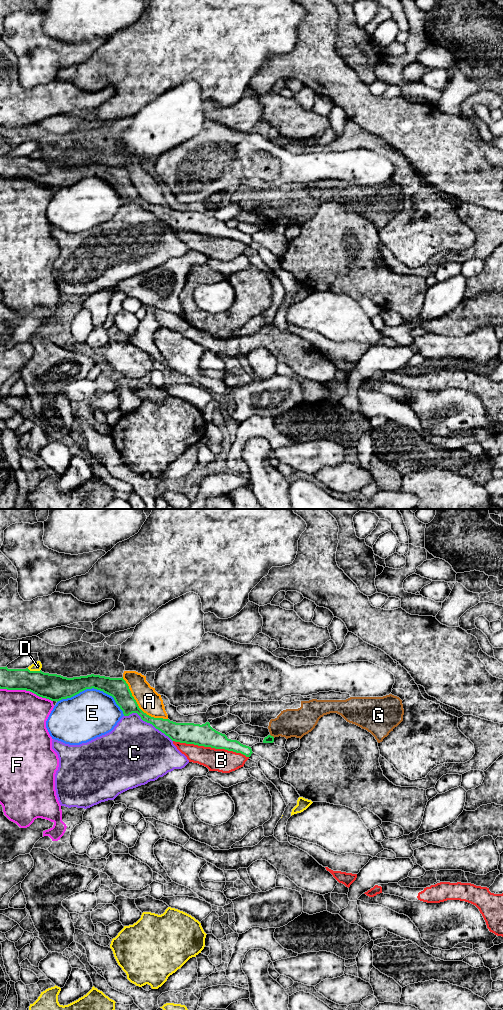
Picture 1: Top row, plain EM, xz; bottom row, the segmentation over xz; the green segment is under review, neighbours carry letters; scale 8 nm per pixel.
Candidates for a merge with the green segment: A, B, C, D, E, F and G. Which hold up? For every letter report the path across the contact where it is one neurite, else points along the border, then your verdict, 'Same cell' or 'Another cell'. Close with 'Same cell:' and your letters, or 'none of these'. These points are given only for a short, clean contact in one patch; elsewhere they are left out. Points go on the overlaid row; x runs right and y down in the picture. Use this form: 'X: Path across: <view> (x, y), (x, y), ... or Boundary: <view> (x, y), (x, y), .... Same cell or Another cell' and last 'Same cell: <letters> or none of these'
A: Another cell
B: Another cell
C: Another cell
D: Another cell
E: Another cell
F: Another cell
G: Boundary: xz (270, 734), (274, 737). Another cell
Same cell: none of these

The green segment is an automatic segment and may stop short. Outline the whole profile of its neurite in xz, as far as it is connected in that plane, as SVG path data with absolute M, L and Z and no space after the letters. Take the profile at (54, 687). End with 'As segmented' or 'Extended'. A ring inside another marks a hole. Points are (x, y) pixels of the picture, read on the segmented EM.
M0 667L0 689L26 690L51 701L71 698L86 689L97 689L112 696L124 716L137 713L141 719L152 724L172 741L198 746L225 749L250 757L251 747L237 740L228 739L210 726L194 723L176 723L169 719L154 718L144 713L132 696L128 684L122 678L87 675L67 678L57 674L26 669Z. As segmented

